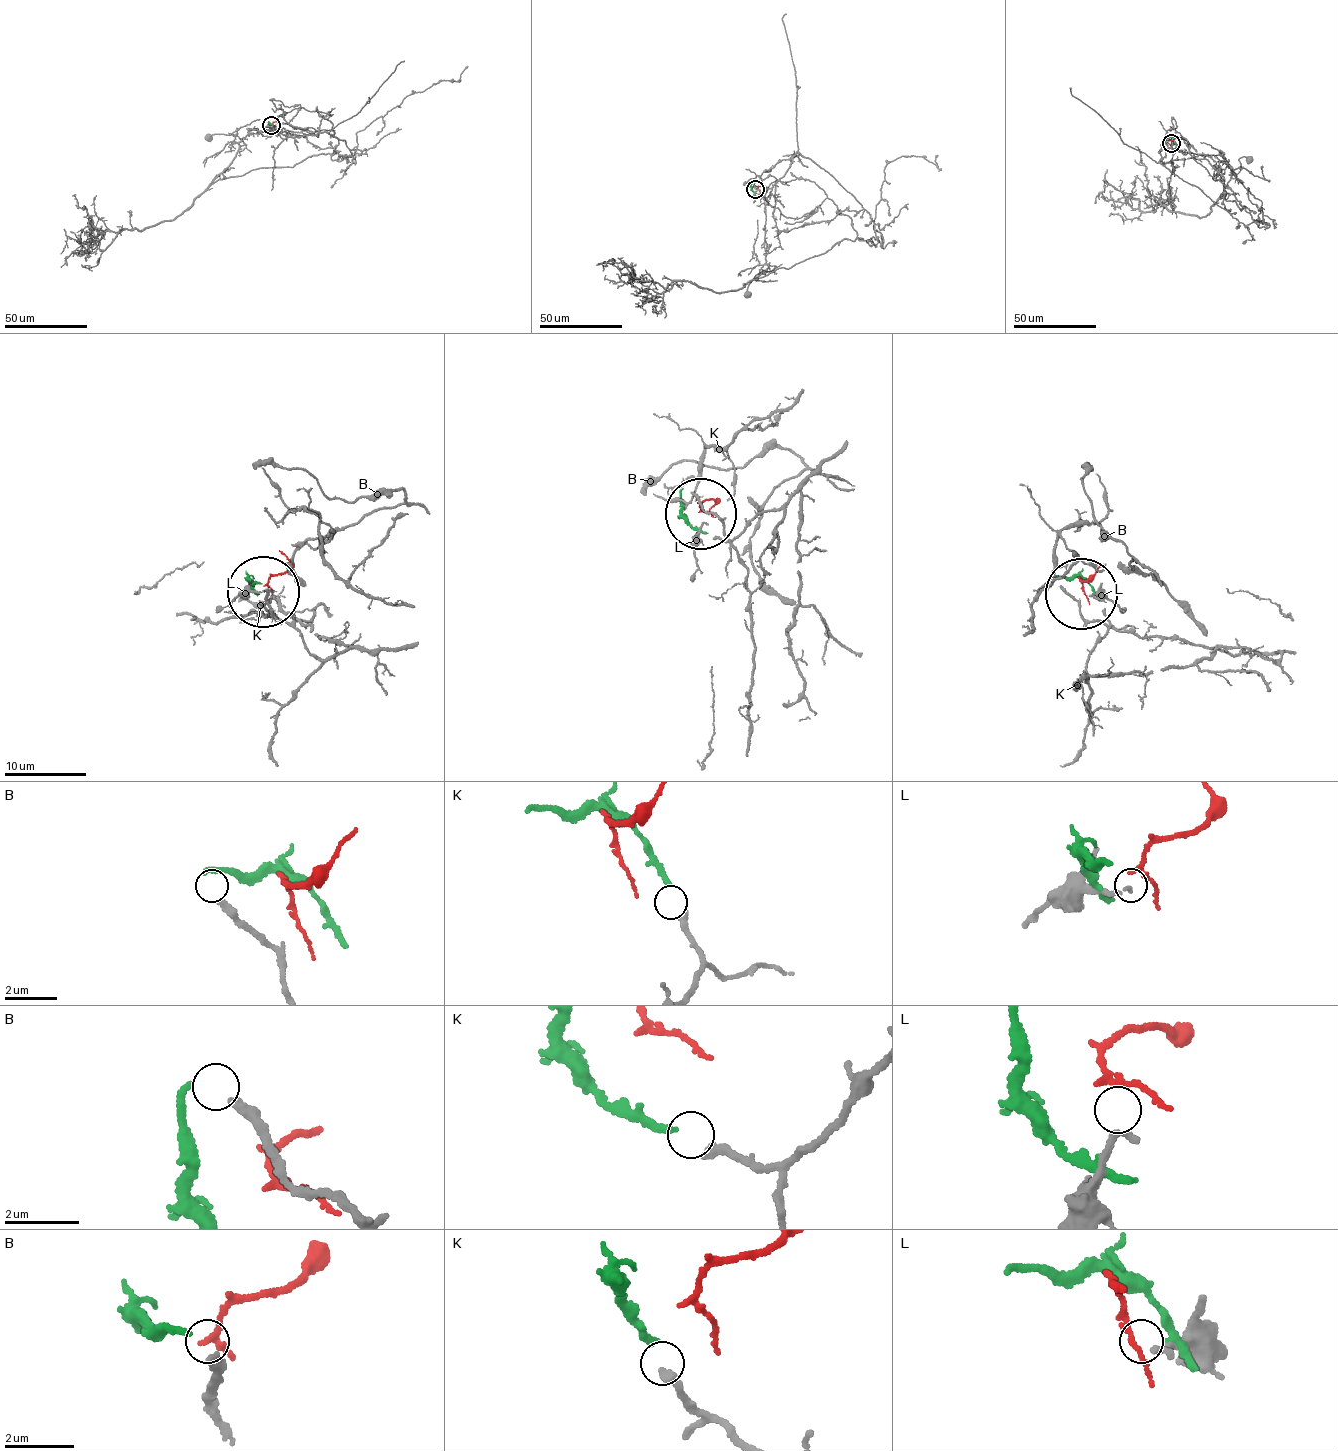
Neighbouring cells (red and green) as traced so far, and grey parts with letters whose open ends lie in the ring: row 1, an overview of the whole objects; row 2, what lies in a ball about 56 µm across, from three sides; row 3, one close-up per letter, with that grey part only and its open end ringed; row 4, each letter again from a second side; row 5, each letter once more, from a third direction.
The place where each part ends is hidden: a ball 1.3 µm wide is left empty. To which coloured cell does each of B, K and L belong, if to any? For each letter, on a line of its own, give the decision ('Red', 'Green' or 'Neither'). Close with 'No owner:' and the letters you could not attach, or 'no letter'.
B: Neither
K: Green
L: Neither
No owner: B, L

